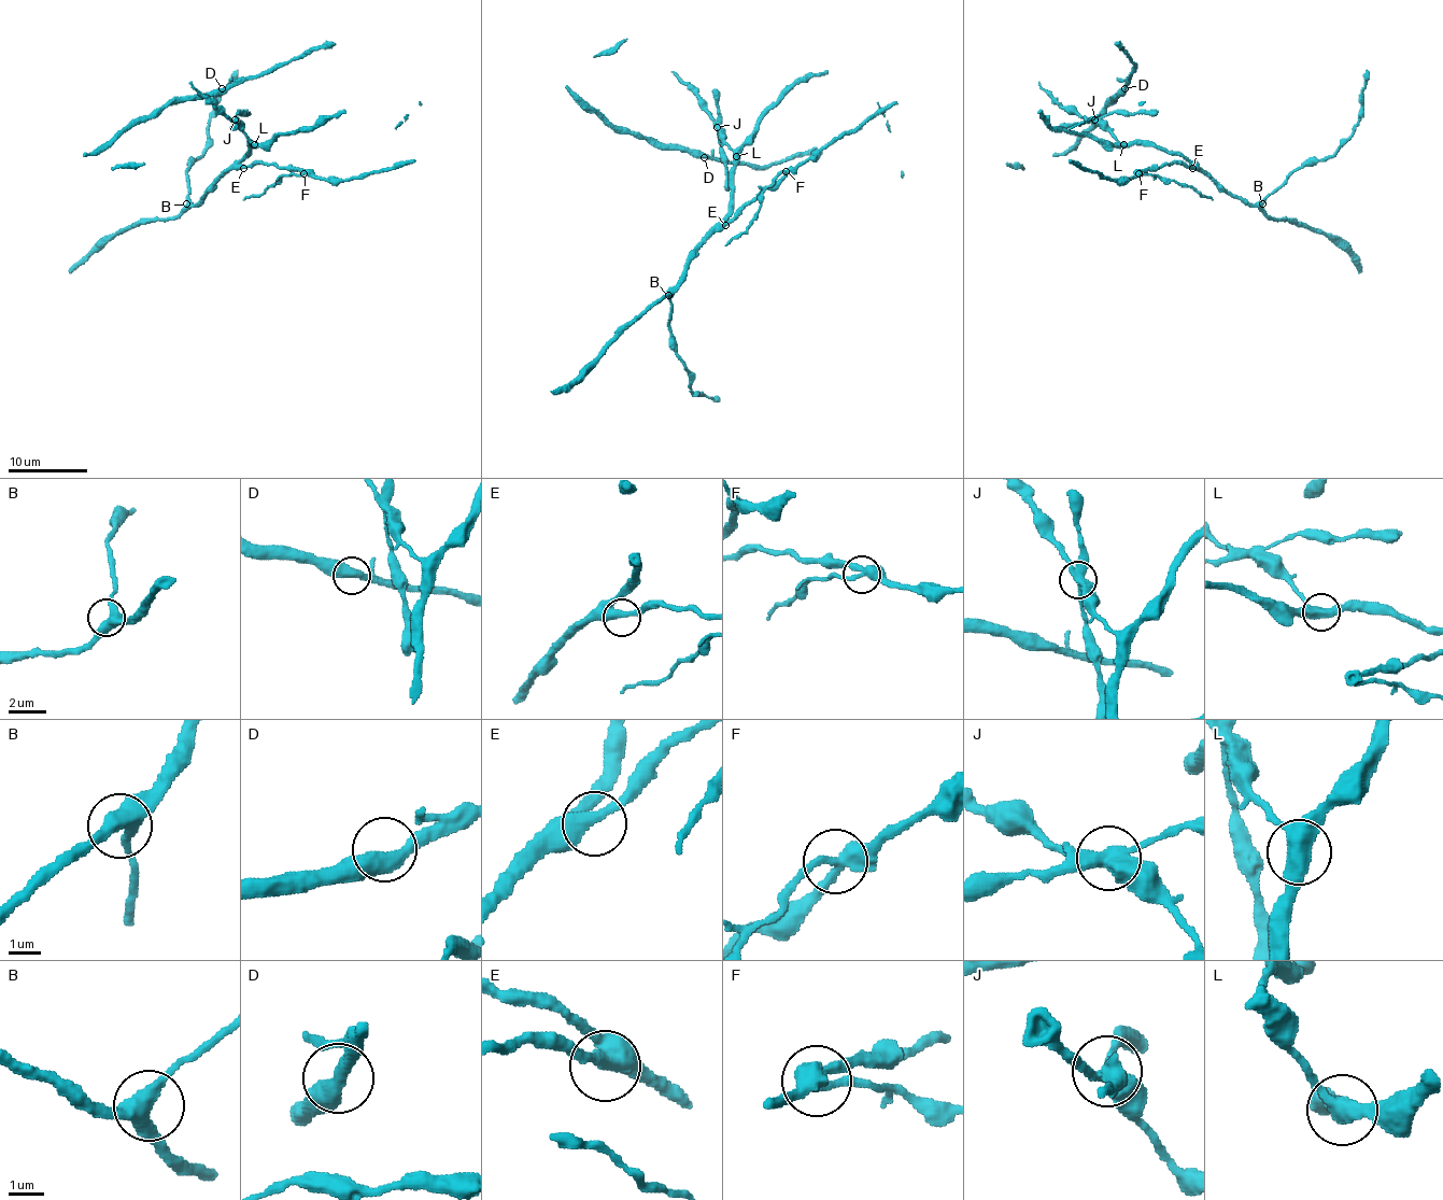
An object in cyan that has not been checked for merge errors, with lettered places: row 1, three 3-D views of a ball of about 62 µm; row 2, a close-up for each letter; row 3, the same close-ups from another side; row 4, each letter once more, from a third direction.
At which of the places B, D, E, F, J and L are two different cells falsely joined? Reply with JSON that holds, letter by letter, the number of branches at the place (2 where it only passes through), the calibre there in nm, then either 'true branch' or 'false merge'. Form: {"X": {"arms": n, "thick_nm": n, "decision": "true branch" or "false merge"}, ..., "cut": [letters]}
{"B": {"arms": 3, "thick_nm": 440, "decision": "true branch"}, "D": {"arms": 2, "thick_nm": 480, "decision": "true branch"}, "E": {"arms": 3, "thick_nm": 360, "decision": "true branch"}, "F": {"arms": 3, "thick_nm": 360, "decision": "false merge"}, "J": {"arms": 4, "thick_nm": 440, "decision": "false merge"}, "L": {"arms": 3, "thick_nm": 440, "decision": "true branch"}, "cut": ["F", "J"]}

